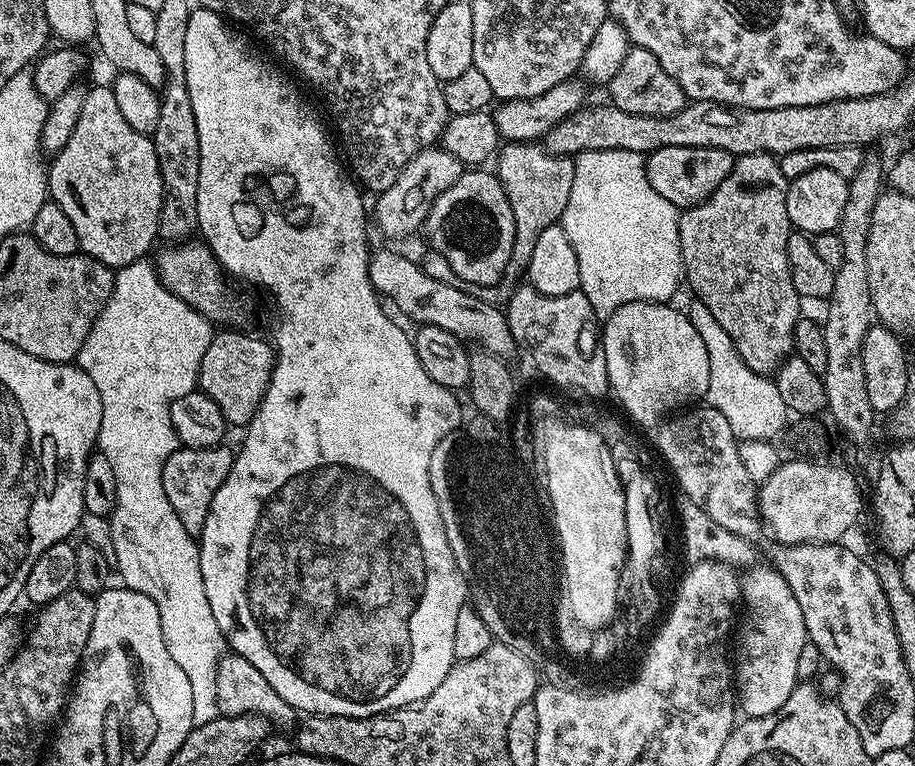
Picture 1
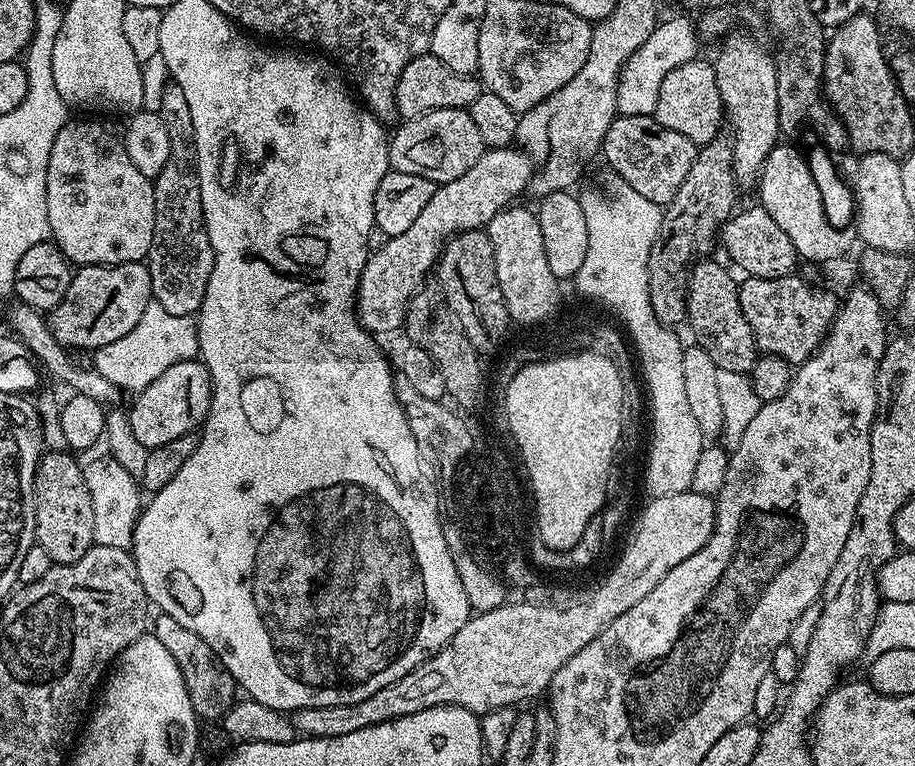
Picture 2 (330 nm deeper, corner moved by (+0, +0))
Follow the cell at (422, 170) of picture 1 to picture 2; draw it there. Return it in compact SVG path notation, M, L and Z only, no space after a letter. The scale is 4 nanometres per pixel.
M434 110L413 120L404 120L401 128L391 133L388 141L388 162L393 172L402 174L418 174L422 178L430 178L437 186L450 182L474 162L484 151L482 134L478 134L478 126L474 126L474 118L470 118L467 110Z

